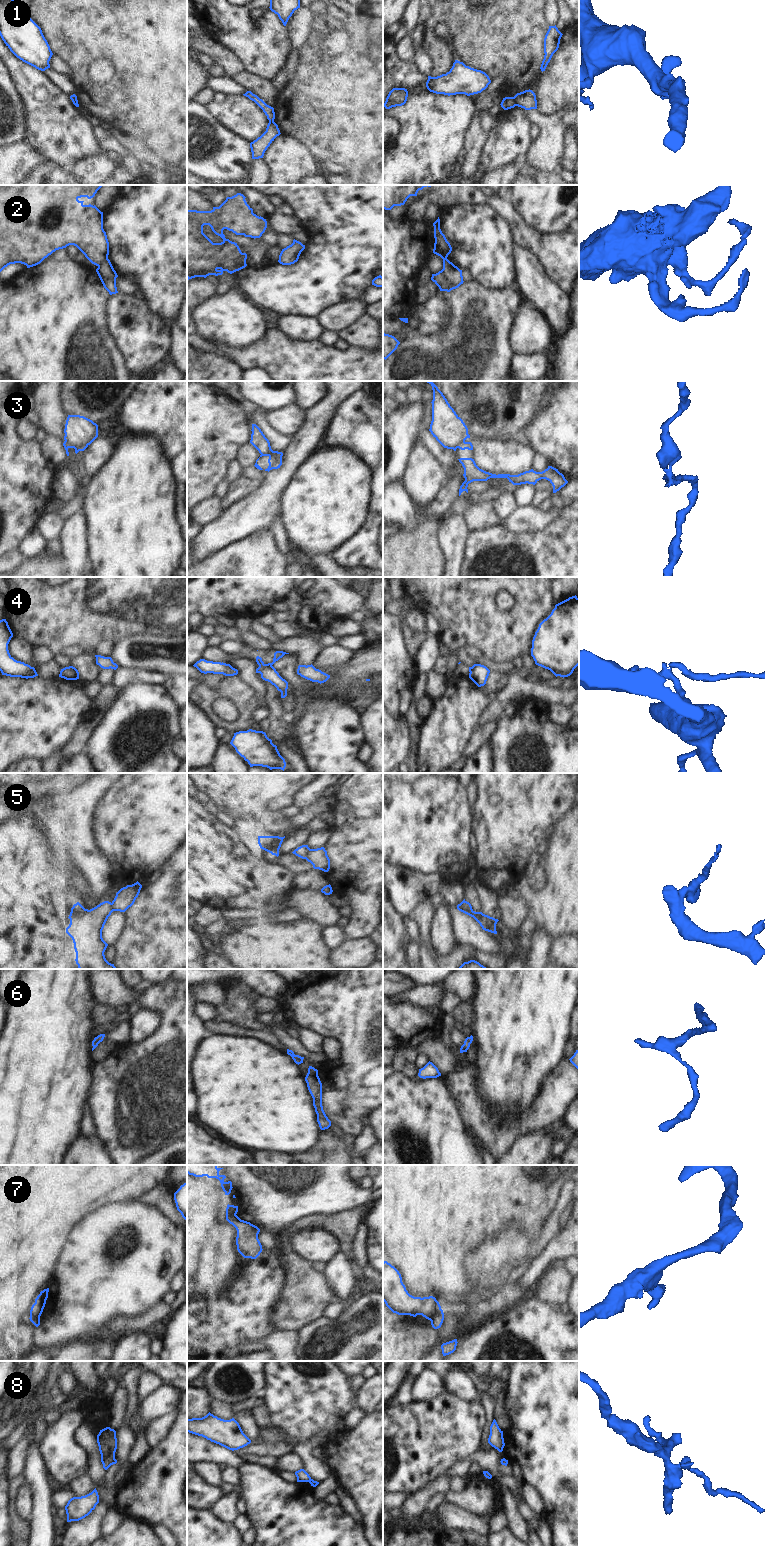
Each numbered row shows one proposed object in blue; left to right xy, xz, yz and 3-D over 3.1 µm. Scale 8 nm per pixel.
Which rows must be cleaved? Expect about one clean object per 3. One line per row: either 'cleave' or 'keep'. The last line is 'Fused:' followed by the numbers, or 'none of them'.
1: cleave
2: cleave
3: cleave
4: cleave
5: cleave
6: keep
7: cleave
8: cleave
Fused: 1, 2, 3, 4, 5, 7, 8

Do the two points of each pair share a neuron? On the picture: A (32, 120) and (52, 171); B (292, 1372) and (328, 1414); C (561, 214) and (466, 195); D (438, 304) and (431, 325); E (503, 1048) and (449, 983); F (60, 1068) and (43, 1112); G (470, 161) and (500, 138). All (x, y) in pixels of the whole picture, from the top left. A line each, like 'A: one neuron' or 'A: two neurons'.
A: two neurons
B: one neuron
C: two neurons
D: one neuron
E: two neurons
F: one neuron
G: two neurons

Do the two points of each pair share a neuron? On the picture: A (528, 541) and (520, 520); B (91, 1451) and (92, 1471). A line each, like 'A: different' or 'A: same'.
A: different
B: same

